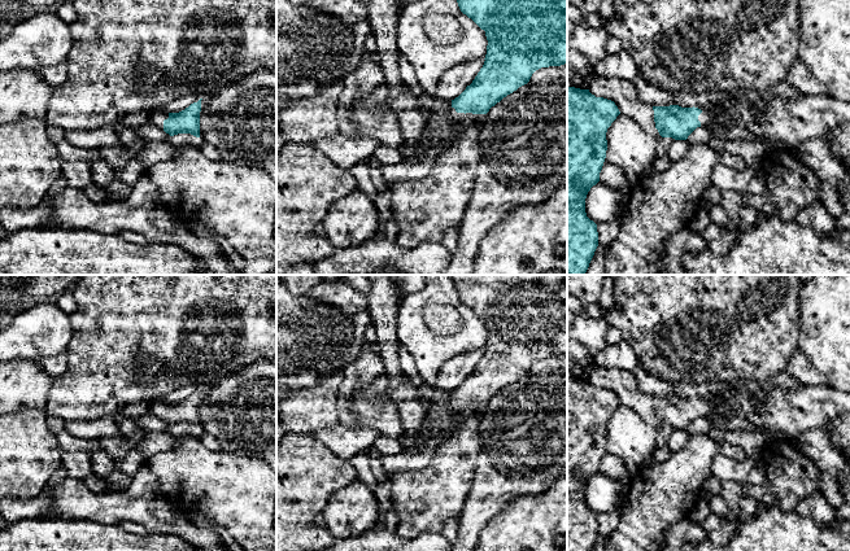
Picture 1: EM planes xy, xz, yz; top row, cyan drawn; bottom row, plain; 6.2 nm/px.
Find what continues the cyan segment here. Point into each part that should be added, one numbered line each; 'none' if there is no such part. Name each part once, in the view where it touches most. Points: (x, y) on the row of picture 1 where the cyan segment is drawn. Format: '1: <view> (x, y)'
1: xz (441, 126)

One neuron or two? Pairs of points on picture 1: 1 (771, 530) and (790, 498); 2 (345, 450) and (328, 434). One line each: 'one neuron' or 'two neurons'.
1: two neurons
2: one neuron

